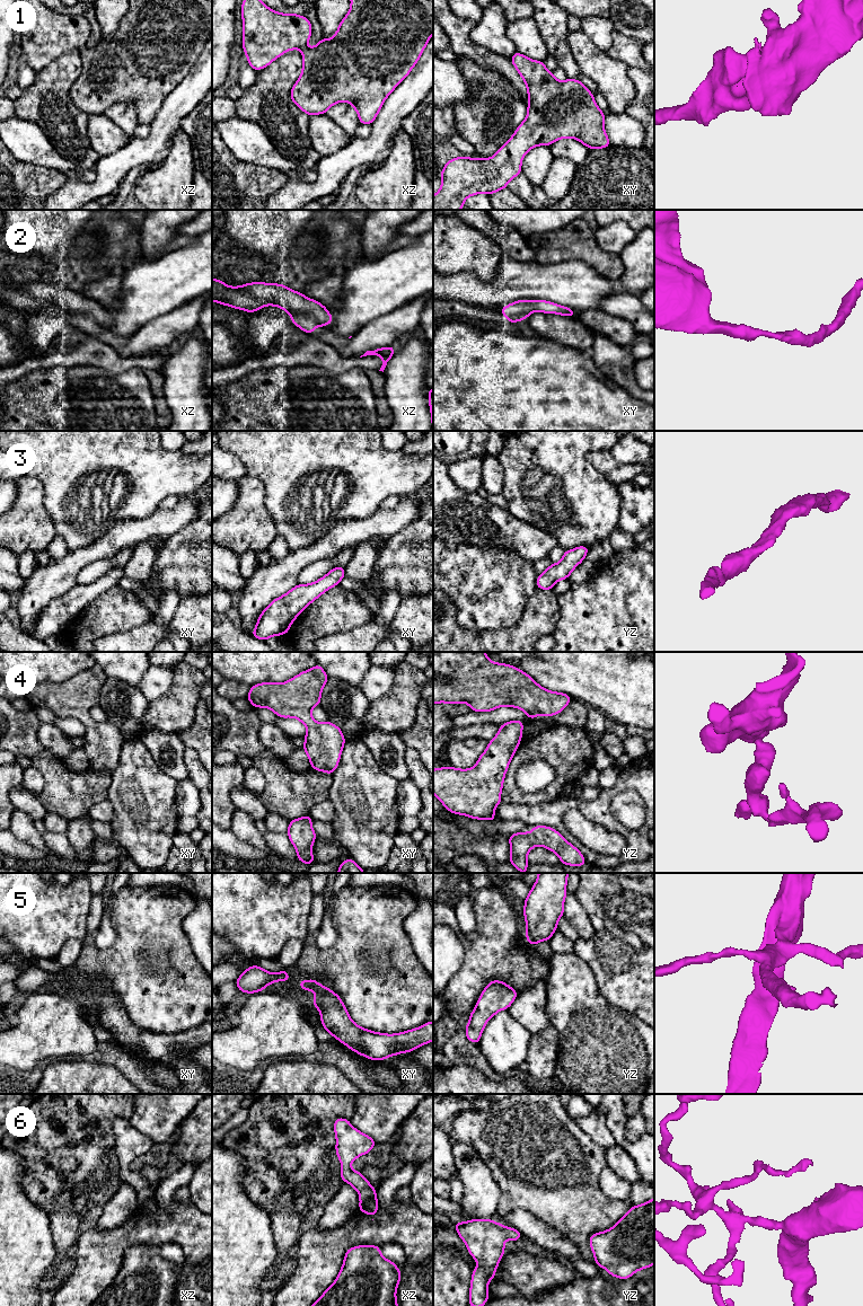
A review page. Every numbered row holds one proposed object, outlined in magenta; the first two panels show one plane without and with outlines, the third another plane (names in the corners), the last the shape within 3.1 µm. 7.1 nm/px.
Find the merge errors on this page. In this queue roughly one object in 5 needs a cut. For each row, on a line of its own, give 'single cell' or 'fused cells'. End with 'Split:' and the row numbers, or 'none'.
1: single cell
2: single cell
3: single cell
4: single cell
5: single cell
6: single cell
Split: none

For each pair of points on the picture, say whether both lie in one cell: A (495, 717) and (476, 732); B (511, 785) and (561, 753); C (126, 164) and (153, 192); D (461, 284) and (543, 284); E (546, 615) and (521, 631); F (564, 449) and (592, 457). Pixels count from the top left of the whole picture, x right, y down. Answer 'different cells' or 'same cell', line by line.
A: different cells
B: same cell
C: different cells
D: same cell
E: same cell
F: different cells

